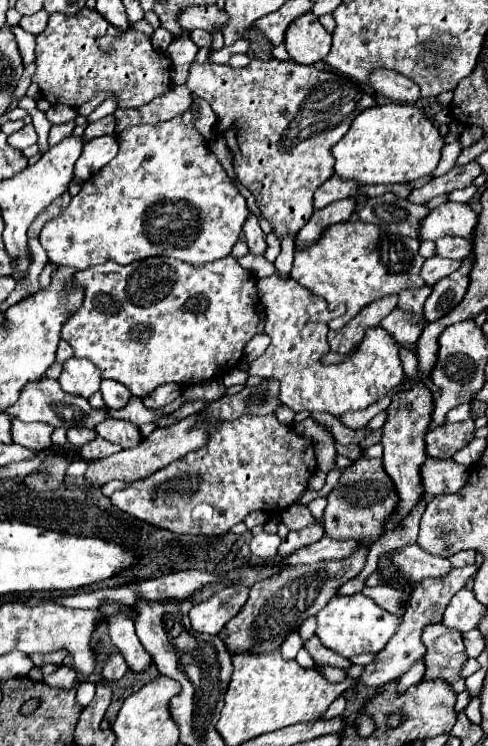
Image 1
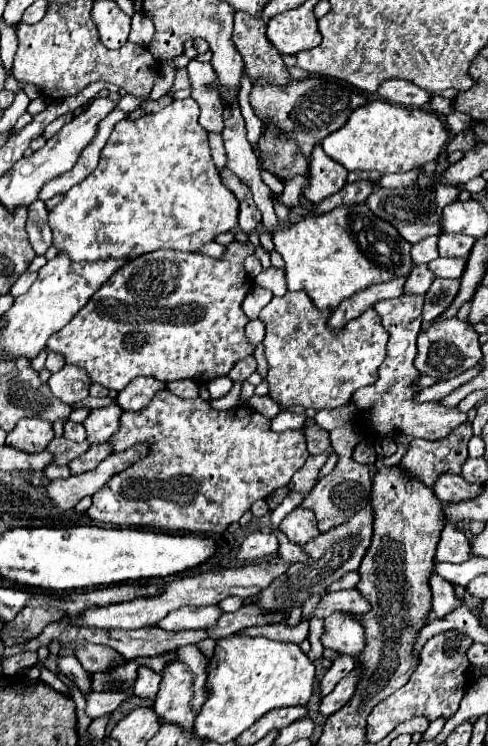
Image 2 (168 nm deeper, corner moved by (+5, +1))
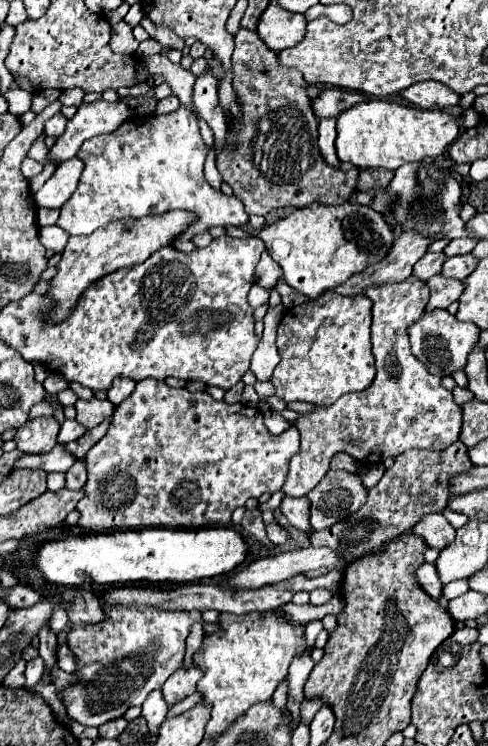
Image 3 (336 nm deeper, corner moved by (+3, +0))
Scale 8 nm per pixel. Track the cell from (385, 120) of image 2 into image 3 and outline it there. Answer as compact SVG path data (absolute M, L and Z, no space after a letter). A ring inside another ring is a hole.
M382 99L354 105L336 119L336 153L362 169L384 167L396 171L404 163L416 163L424 157L438 157L458 137L458 123L446 111L424 111Z

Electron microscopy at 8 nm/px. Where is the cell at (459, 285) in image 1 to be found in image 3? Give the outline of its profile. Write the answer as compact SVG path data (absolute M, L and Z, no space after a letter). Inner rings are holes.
M434 275L428 279L428 287L430 287L430 301L426 305L426 311L434 311L434 309L448 309L450 303L458 301L464 283L456 279L446 279L442 275Z

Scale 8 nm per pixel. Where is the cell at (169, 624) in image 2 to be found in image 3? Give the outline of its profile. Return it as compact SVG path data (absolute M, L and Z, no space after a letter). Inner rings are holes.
M124 607L124 609L106 609L108 621L100 625L78 625L68 633L68 645L78 657L80 669L76 671L82 677L82 685L64 691L64 705L68 715L90 727L100 727L102 723L122 717L128 707L142 705L146 695L152 689L160 689L164 681L182 667L184 661L184 641L194 623L202 621L200 611L164 611L148 607Z

